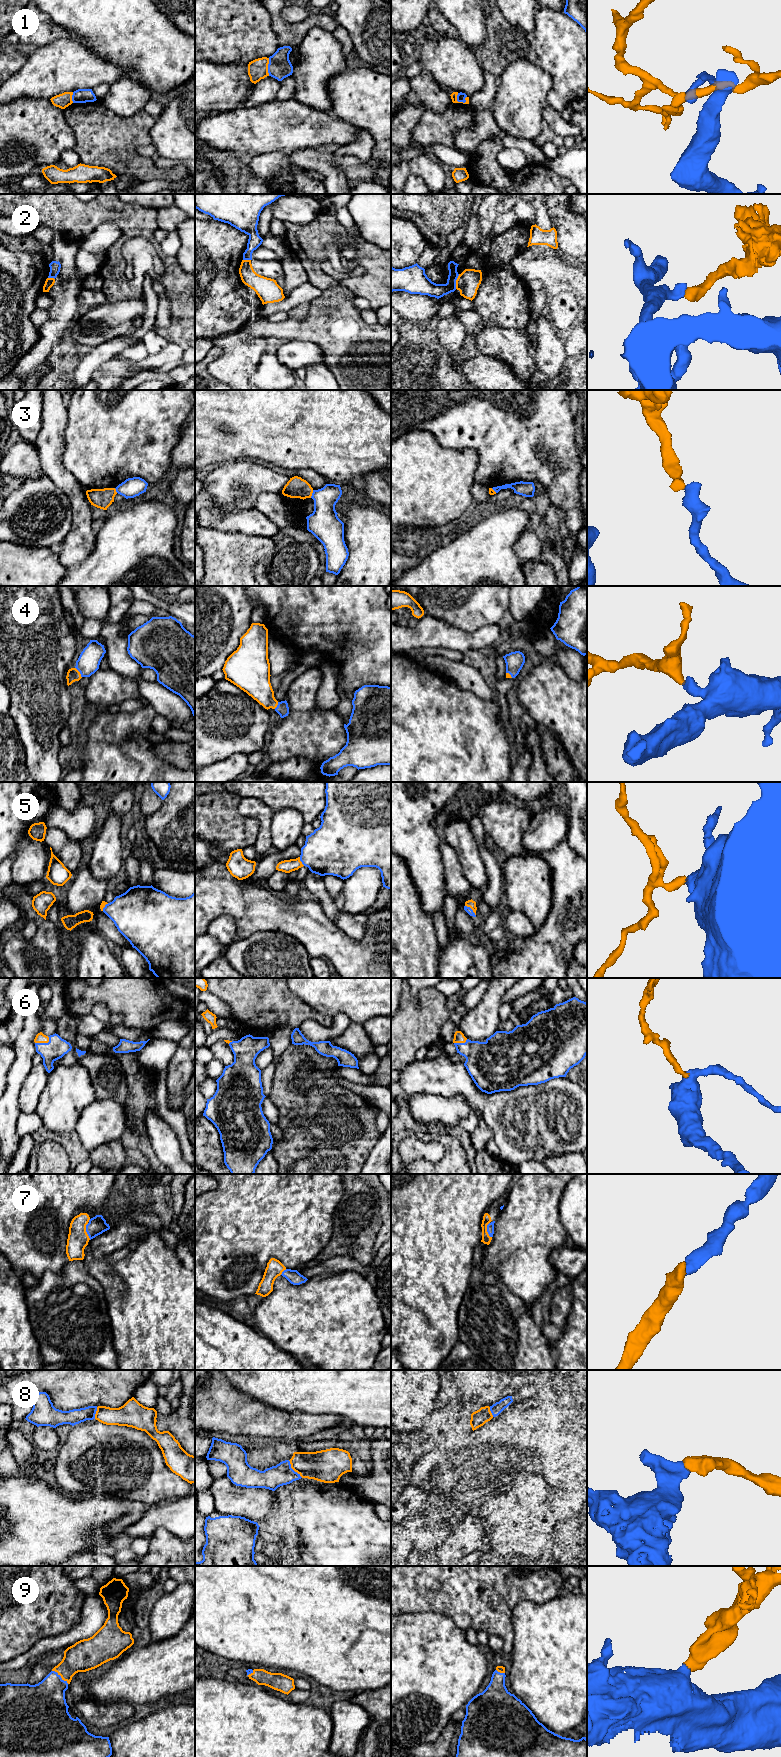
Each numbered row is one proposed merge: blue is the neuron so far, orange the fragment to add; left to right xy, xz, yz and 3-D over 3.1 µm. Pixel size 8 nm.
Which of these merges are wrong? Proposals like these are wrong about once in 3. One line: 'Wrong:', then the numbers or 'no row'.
Wrong: 1, 2, 3

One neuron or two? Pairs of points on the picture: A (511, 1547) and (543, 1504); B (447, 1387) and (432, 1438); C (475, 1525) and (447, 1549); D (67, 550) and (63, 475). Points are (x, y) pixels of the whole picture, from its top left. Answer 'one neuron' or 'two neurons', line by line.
A: one neuron
B: one neuron
C: one neuron
D: one neuron

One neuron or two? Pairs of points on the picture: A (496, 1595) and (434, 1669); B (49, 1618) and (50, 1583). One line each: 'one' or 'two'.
A: two
B: one

